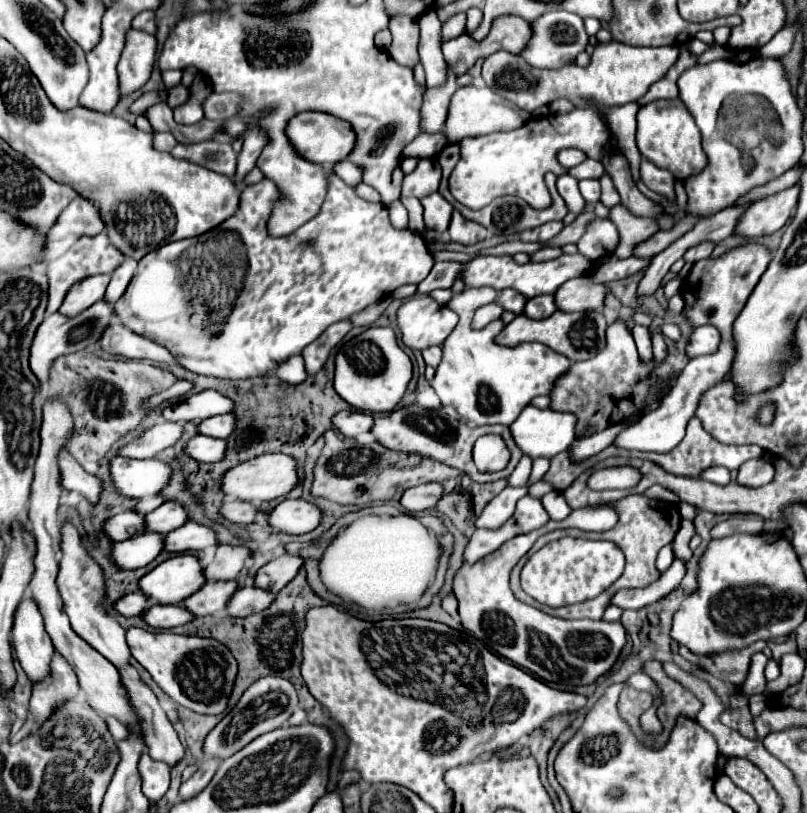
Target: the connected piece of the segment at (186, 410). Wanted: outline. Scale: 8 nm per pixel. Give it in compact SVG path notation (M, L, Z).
M201 391L191 395L189 399L185 399L183 403L175 405L175 407L167 407L163 411L163 417L167 421L181 421L185 425L185 437L183 441L191 439L197 433L197 425L203 419L209 419L213 415L223 415L223 413L231 413L235 409L235 403L221 395L219 391Z

